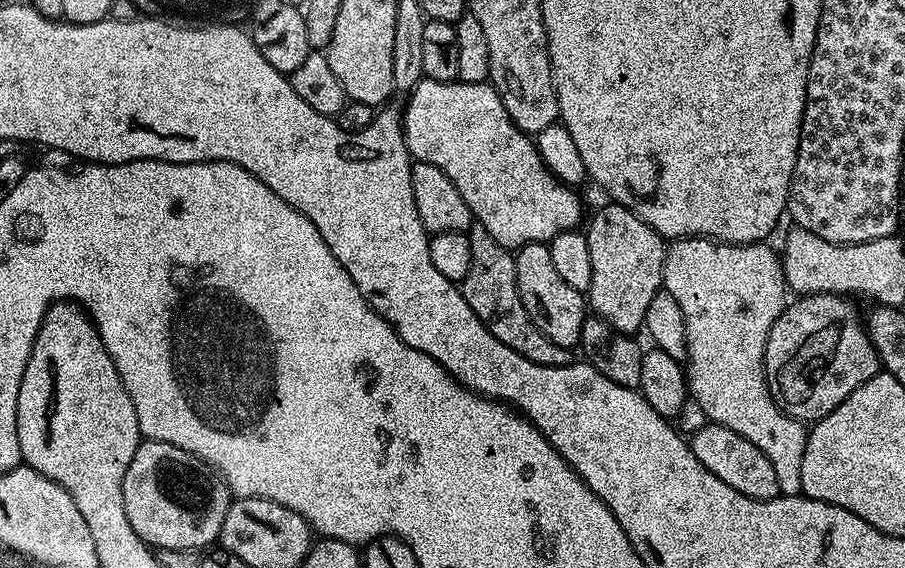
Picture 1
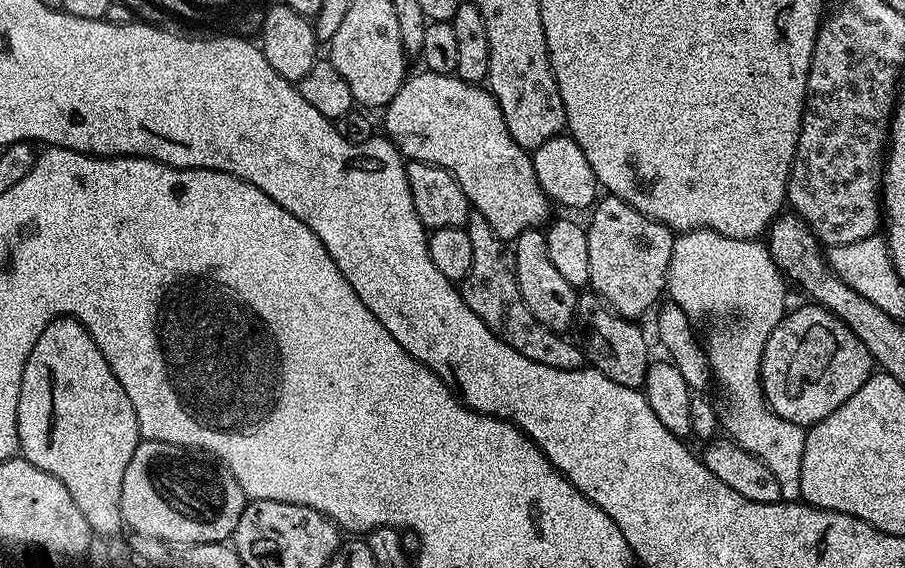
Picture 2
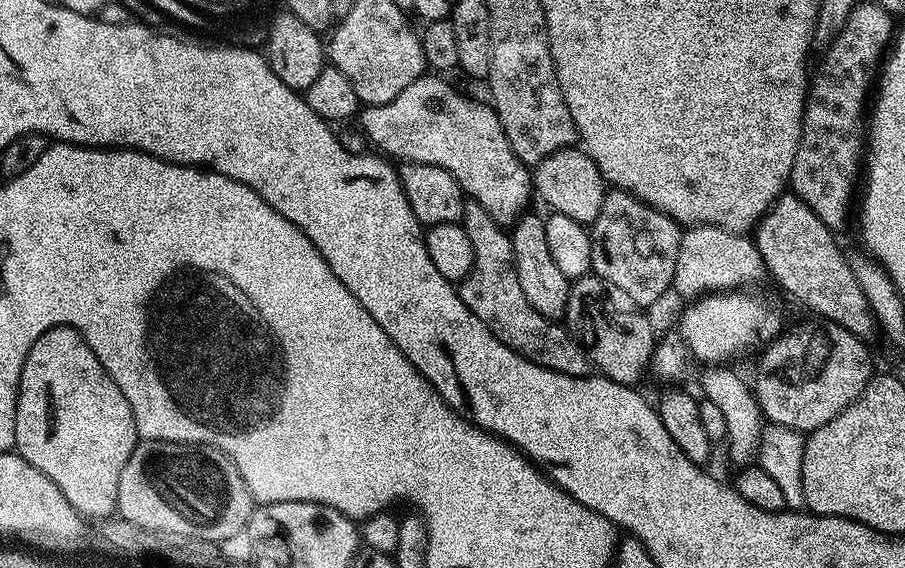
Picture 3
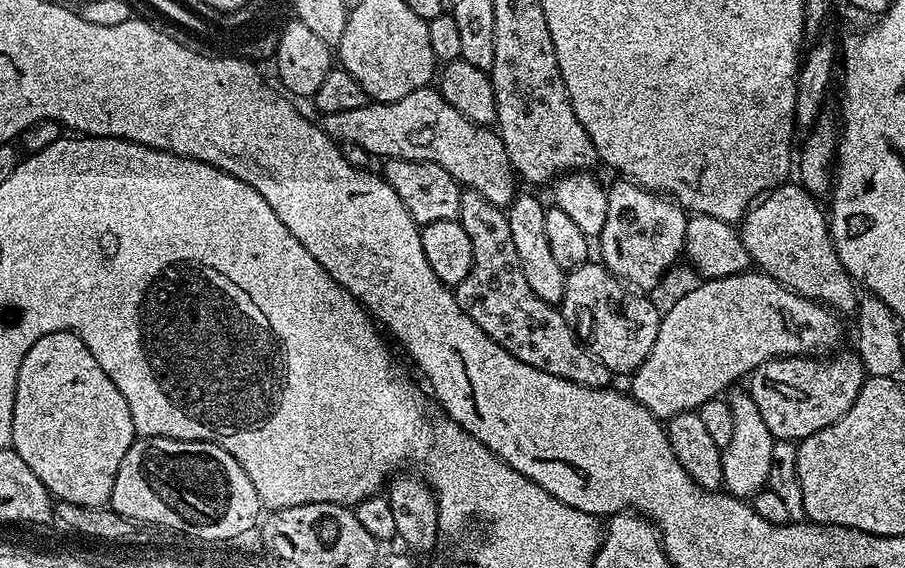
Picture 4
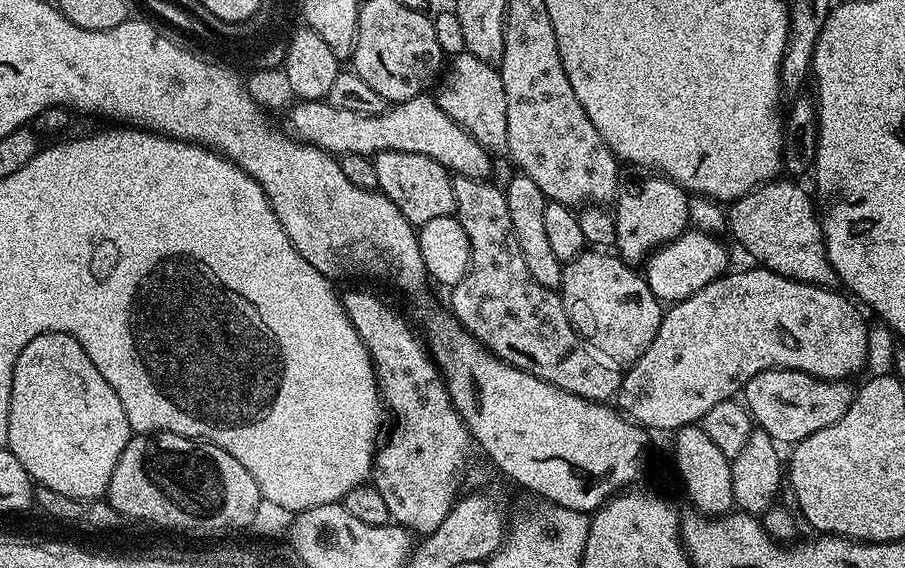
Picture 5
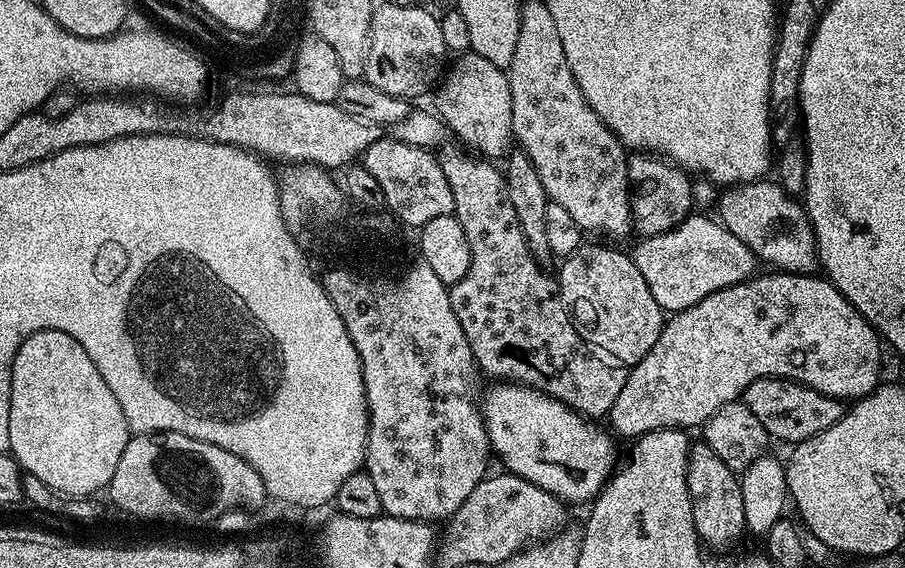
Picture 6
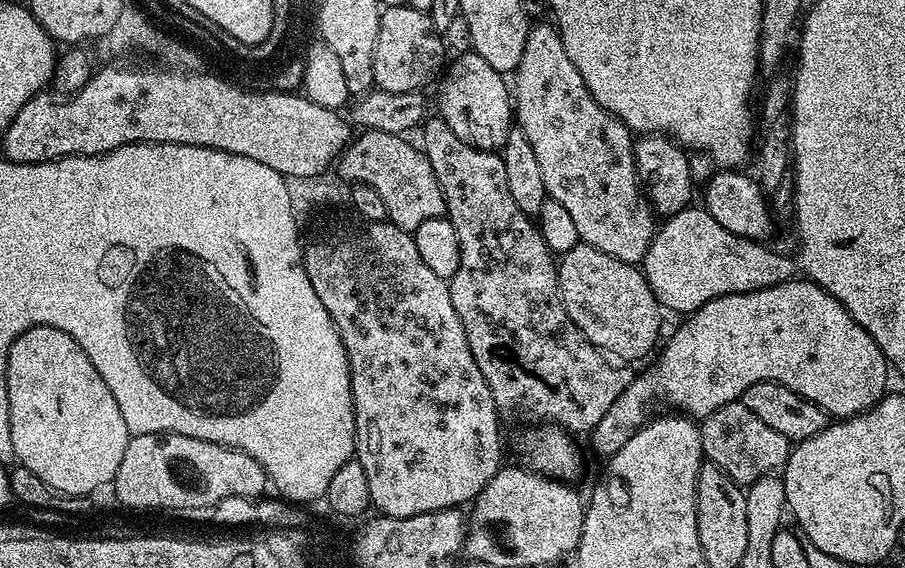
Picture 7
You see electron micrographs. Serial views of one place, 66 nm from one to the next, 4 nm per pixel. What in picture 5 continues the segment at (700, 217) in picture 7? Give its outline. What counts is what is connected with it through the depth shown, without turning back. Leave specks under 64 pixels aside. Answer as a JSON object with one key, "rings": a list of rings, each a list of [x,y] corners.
{"rings":[[[686,230],[678,239],[655,250],[645,261],[644,277],[656,298],[666,304],[676,303],[723,275],[729,267],[728,254],[717,240],[711,233]]]}

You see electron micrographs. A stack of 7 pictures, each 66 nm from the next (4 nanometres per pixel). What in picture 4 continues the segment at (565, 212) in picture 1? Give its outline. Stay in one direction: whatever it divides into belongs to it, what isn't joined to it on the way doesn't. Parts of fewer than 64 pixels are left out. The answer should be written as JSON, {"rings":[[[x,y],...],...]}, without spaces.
{"rings":[[[435,87],[414,90],[414,94],[406,94],[406,98],[398,98],[389,104],[369,102],[358,106],[358,110],[342,110],[329,112],[323,117],[324,133],[333,140],[353,143],[366,150],[372,158],[391,158],[394,160],[425,160],[442,166],[465,189],[482,194],[490,202],[507,206],[518,194],[518,177],[512,170],[512,164],[506,154],[506,146],[500,141],[499,131],[491,127],[476,124],[447,102],[443,94]]]}

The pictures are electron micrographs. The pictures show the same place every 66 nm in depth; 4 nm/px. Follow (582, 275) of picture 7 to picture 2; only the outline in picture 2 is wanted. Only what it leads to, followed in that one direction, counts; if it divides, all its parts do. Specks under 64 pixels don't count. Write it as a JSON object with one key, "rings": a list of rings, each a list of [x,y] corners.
{"rings":[[[595,294],[579,297],[576,314],[578,328],[580,324],[579,343],[591,367],[597,368],[610,382],[618,382],[618,386],[630,386],[643,389],[644,379],[648,373],[650,355],[648,356],[648,340],[639,328],[635,319],[620,316],[613,312],[601,297]]]}

